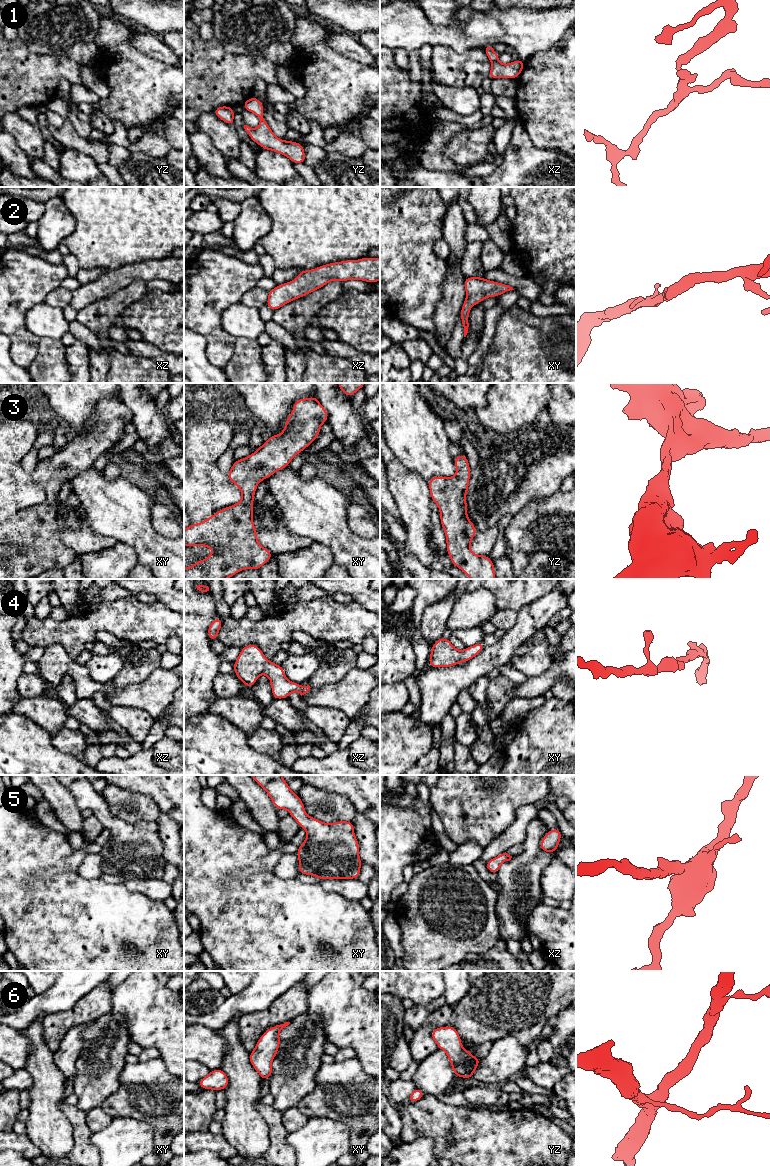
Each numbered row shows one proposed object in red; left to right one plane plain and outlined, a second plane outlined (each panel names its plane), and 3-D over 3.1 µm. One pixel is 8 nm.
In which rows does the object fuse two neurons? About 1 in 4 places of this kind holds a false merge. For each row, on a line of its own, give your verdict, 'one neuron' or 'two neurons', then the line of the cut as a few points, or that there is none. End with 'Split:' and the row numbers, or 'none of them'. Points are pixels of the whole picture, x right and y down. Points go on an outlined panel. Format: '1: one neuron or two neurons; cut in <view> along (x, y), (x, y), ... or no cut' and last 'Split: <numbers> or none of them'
1: one neuron; no cut
2: one neuron; no cut
3: one neuron; no cut
4: one neuron; no cut
5: one neuron; no cut
6: one neuron; no cut
Split: none of them

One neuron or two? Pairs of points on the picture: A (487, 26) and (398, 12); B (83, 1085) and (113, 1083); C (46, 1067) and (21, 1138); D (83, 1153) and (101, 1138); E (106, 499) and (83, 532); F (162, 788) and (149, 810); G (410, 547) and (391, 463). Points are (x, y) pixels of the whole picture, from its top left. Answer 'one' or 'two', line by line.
A: one
B: one
C: two
D: two
E: two
F: two
G: one

